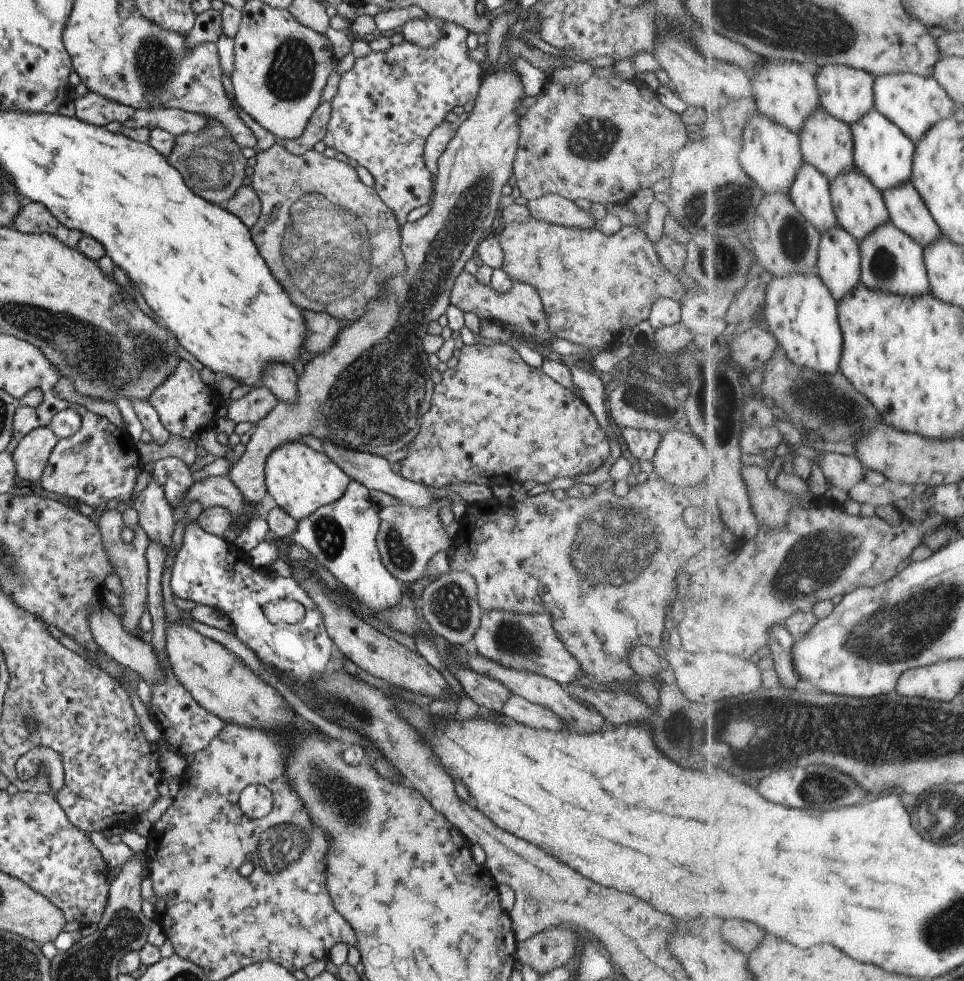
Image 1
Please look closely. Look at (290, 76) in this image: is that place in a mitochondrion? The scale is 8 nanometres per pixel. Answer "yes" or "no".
yes

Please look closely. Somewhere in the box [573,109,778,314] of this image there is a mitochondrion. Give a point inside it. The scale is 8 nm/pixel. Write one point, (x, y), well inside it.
(728, 205)

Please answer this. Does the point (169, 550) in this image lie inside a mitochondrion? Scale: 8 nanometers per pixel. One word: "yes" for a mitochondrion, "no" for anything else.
no

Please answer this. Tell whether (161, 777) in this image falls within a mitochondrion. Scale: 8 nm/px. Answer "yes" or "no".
no

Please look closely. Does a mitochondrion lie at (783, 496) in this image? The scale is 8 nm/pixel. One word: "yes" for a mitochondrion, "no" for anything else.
no

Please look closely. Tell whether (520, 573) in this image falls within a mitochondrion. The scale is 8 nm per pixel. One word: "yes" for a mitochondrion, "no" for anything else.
no

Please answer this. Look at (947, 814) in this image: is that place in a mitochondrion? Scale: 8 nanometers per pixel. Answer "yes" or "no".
yes

